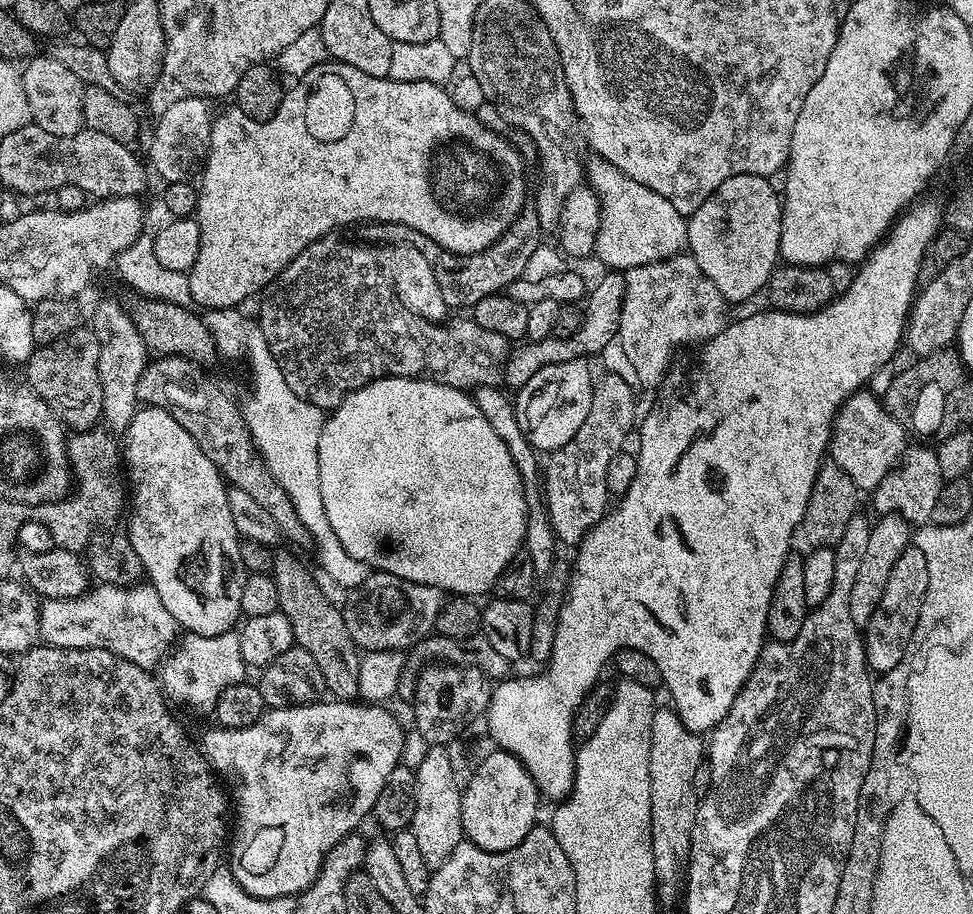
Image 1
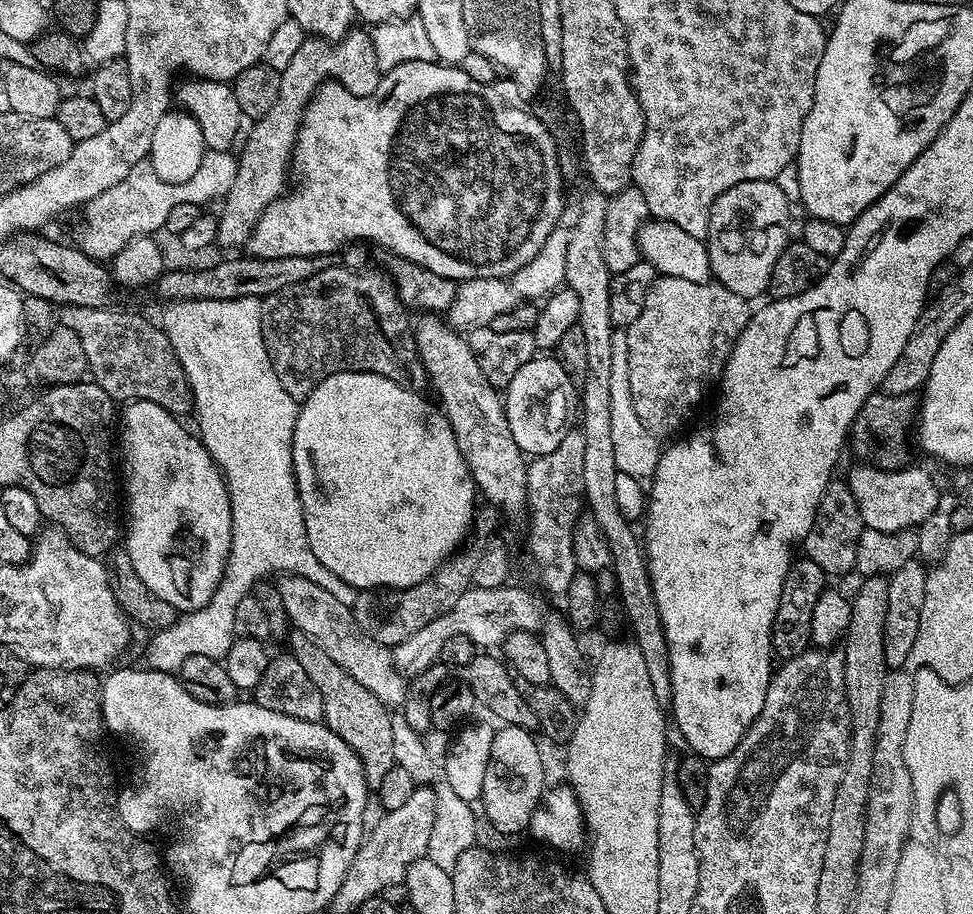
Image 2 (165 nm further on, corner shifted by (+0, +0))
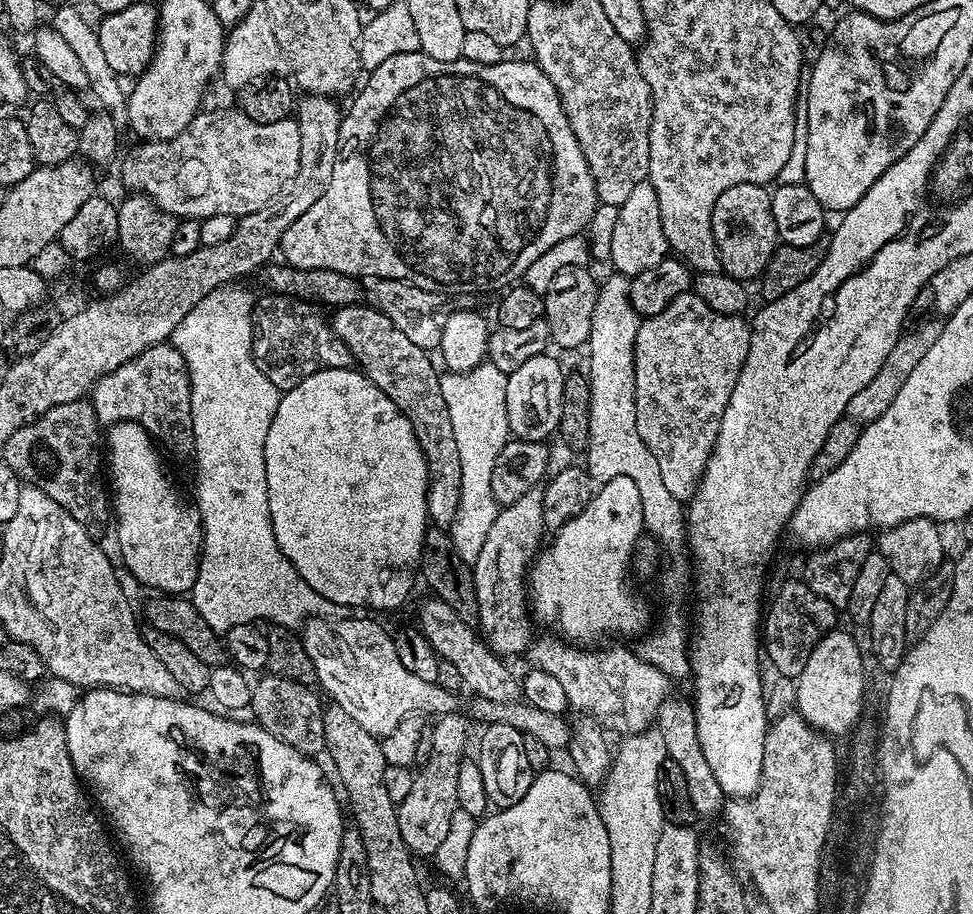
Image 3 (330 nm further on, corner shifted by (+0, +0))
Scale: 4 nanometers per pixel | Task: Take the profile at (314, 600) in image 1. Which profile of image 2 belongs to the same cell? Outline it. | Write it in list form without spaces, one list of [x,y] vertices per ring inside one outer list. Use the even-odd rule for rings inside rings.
[[[293,631],[291,640],[290,654],[298,658],[302,670],[306,670],[310,682],[318,686],[318,694],[322,694],[323,723],[327,724],[330,730],[334,730],[334,734],[338,734],[338,738],[342,738],[342,742],[346,742],[346,746],[354,750],[354,754],[358,754],[369,789],[379,788],[382,777],[396,763],[392,729],[393,713],[389,705],[374,698],[374,694],[370,694],[370,690],[362,686],[362,682],[354,682],[354,678],[350,678],[350,674],[346,674],[346,670],[342,670],[342,666],[338,666],[338,662],[334,662],[334,658],[330,658],[330,654],[322,650],[322,646],[314,643],[306,634]]]

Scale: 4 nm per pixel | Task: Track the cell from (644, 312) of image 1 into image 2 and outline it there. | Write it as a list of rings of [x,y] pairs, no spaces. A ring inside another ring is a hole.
[[[657,275],[656,281],[650,286],[650,290],[646,294],[646,302],[642,306],[642,314],[638,314],[638,318],[634,318],[634,322],[628,325],[626,331],[628,334],[628,365],[630,366],[630,398],[634,398],[634,411],[638,414],[638,422],[642,422],[642,426],[646,426],[646,430],[650,430],[650,434],[657,438],[663,436],[675,437],[680,427],[687,422],[692,416],[692,411],[699,406],[704,400],[704,395],[708,391],[717,387],[718,381],[724,374],[724,367],[732,353],[734,342],[738,342],[738,338],[742,334],[742,330],[746,330],[746,322],[750,315],[749,301],[743,296],[734,294],[734,290],[730,290],[725,284],[719,282],[690,282],[686,278],[674,278],[673,276]]]

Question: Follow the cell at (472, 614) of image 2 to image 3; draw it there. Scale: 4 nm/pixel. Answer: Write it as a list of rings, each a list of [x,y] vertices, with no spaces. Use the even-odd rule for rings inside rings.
[[[540,640],[537,644],[535,641],[530,648],[531,663],[558,678],[573,709],[585,716],[592,716],[609,733],[635,734],[655,725],[658,710],[670,696],[668,676],[663,667],[641,660],[631,647],[616,646],[591,652],[588,649],[591,647],[573,646],[556,640]]]

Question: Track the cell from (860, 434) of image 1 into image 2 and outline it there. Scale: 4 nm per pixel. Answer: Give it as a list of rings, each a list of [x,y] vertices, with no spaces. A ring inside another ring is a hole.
[[[863,462],[855,465],[846,475],[846,483],[850,494],[854,494],[854,502],[858,502],[858,510],[862,514],[865,528],[882,530],[883,532],[906,532],[919,529],[930,514],[938,506],[942,495],[936,489],[936,480],[924,468],[877,468]]]

